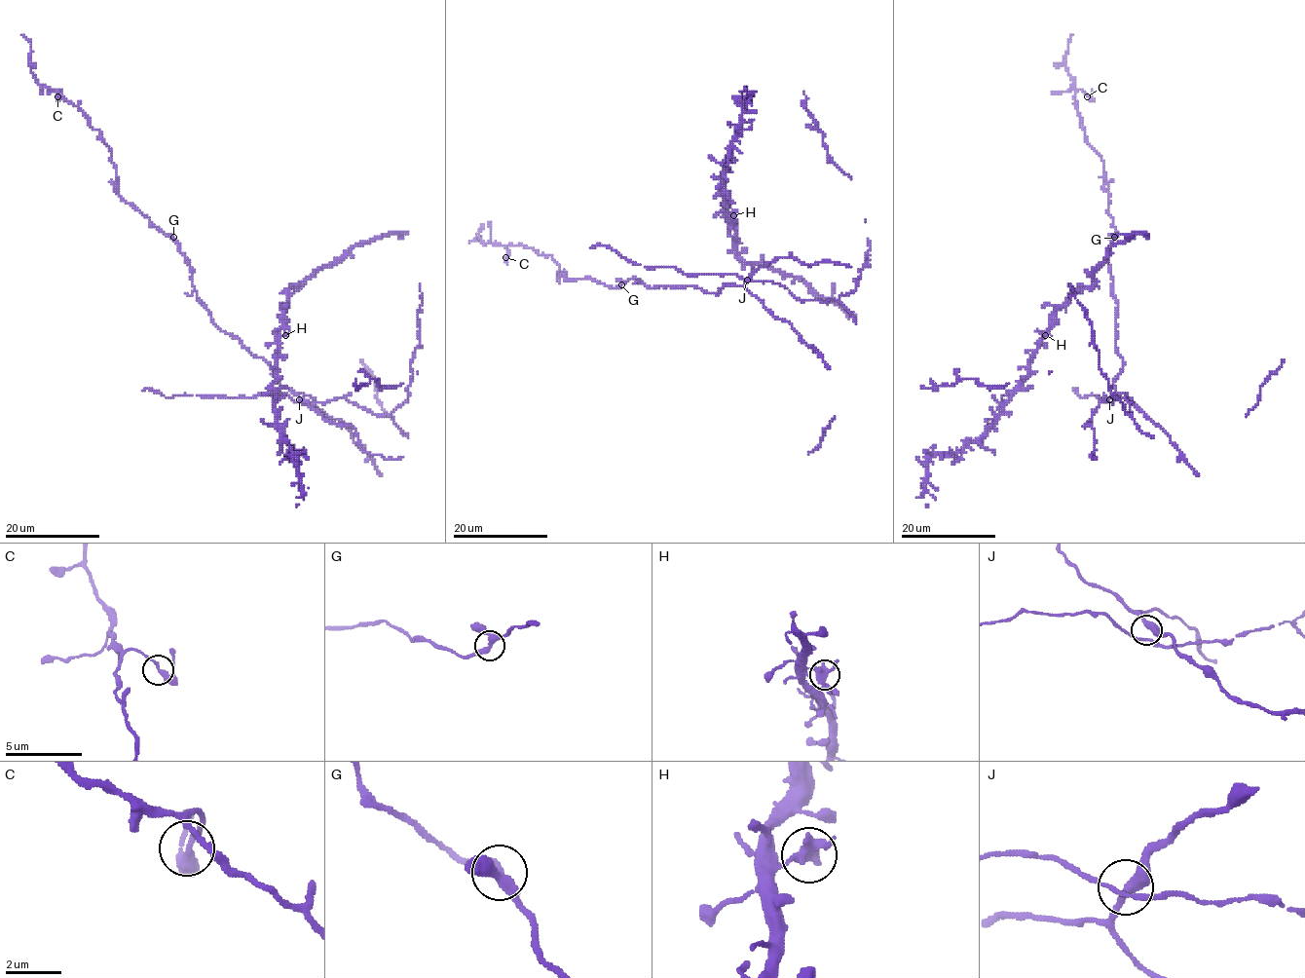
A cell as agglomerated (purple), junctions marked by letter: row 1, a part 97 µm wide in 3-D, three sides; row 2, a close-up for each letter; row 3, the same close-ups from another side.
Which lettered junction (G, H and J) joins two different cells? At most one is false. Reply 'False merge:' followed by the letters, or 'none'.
False merge: none

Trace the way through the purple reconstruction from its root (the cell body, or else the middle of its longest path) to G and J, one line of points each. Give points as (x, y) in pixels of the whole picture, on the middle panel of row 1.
G: (724, 286), (718, 293), (711, 293), (691, 285), (649, 287), (636, 278), (621, 285)
J: (724, 286), (744, 285), (747, 280)

